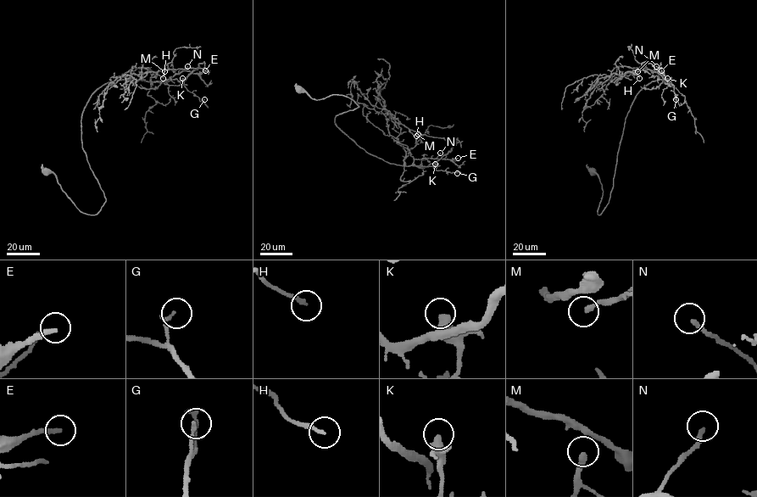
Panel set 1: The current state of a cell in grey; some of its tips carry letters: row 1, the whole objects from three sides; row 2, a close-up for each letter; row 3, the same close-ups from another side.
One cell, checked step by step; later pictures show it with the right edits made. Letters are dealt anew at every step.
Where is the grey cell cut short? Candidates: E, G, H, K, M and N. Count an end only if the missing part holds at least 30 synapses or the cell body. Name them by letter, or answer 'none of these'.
M

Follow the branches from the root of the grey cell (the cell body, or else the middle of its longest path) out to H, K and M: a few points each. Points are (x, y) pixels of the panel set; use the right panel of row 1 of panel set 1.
H: (592, 170), (603, 191), (598, 214), (632, 102), (651, 81), (669, 83), (648, 68), (626, 72), (639, 78)
K: (592, 170), (603, 191), (598, 214), (610, 196), (632, 102), (652, 81), (667, 80), (670, 86), (667, 78)
M: (592, 170), (603, 191), (598, 214), (610, 196), (632, 102), (651, 81), (669, 83), (649, 69), (637, 71)

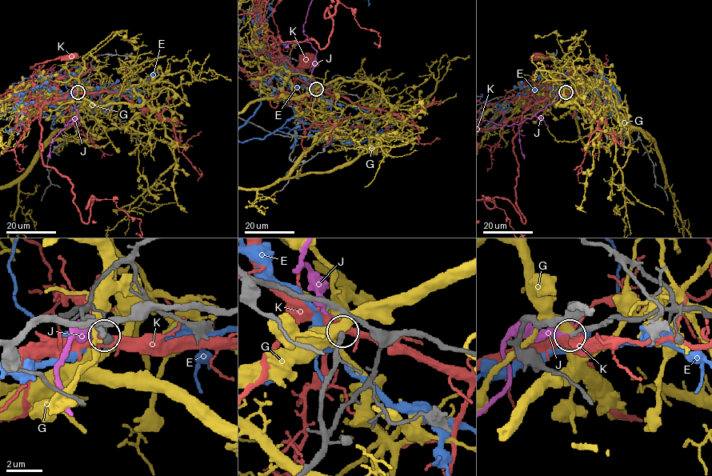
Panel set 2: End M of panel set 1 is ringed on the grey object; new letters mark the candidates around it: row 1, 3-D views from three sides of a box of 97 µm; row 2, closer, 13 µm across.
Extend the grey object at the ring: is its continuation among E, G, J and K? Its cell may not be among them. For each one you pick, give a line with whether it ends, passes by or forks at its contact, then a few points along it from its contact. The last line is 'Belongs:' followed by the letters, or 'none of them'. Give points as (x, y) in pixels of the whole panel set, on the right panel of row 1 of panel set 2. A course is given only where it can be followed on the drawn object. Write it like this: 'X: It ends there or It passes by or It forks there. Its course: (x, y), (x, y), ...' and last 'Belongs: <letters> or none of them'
J: It ends there
Belongs: J

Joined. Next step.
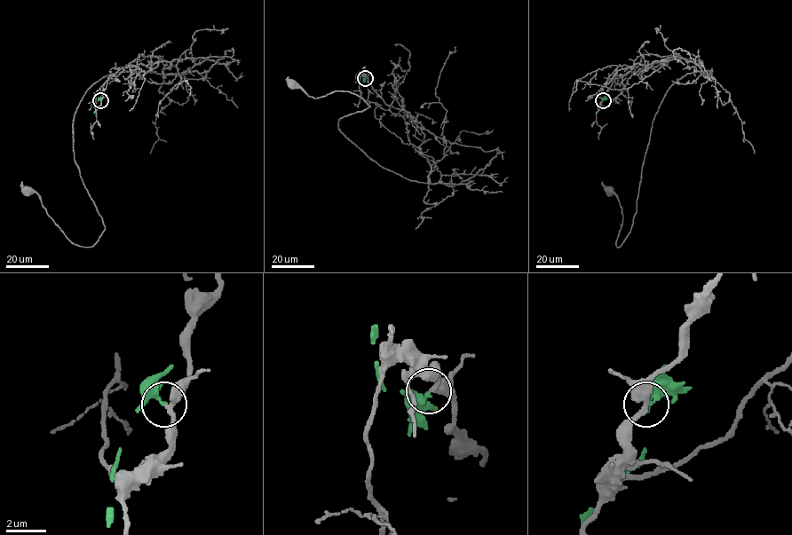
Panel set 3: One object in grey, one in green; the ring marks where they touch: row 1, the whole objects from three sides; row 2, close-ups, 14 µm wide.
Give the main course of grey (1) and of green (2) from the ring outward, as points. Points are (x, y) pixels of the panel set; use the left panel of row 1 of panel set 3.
1: (100, 100), (139, 54), (166, 62), (163, 76), (106, 74), (74, 115), (98, 239), (74, 244), (26, 190)
2: (100, 100), (97, 101), (94, 114)

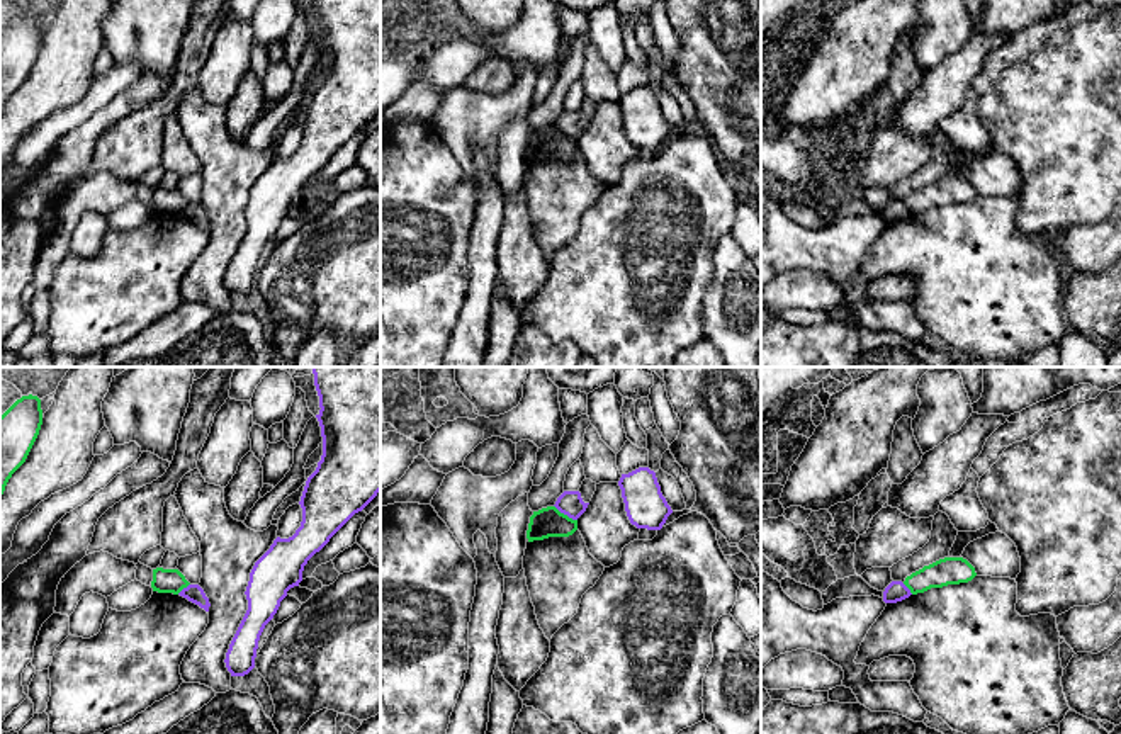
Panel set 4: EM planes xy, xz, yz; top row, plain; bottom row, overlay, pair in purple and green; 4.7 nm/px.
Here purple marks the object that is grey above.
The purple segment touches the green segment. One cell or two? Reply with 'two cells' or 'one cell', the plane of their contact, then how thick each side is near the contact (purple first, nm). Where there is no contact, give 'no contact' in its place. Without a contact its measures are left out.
two cells; meets purple in xz; 120 nm thick on the purple side, 140 nm on the other

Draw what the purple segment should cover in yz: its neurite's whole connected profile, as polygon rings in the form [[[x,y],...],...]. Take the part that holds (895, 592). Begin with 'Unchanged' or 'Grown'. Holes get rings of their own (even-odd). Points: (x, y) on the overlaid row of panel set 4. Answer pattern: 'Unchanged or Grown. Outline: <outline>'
Unchanged. Outline: [[[892,581],[883,591],[885,603],[897,603],[909,598],[912,593],[902,581]]]

